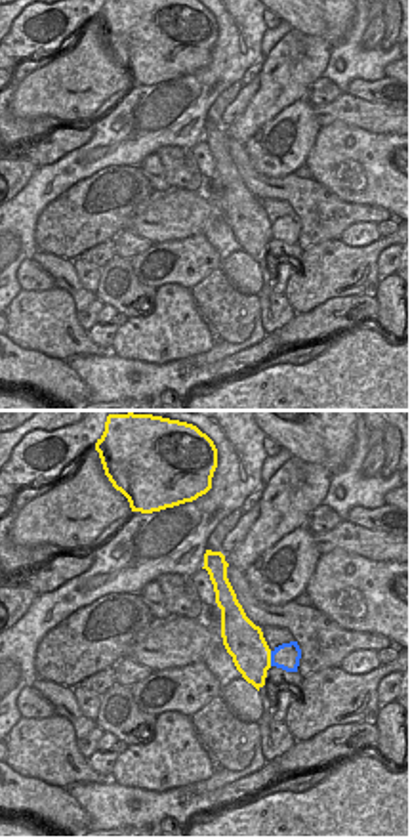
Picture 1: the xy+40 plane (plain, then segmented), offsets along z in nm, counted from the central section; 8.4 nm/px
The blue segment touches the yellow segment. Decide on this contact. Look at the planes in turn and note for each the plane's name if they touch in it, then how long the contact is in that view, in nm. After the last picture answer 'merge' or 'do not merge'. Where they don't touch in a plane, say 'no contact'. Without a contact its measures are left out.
meets blue in xy+40; contact 130 nm long

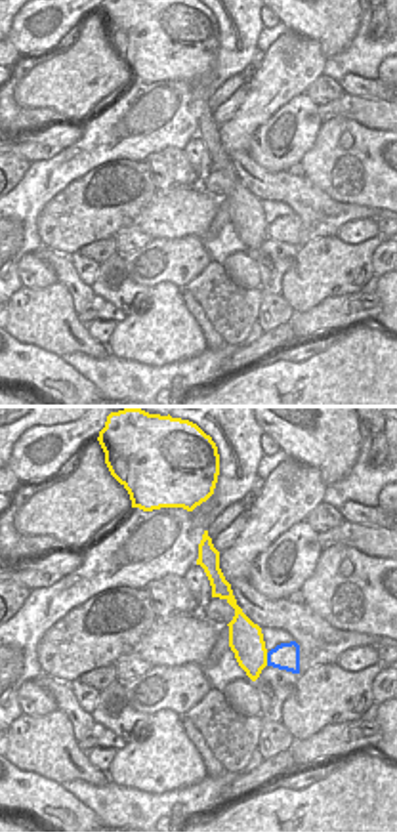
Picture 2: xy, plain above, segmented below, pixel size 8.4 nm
meets blue in xy; contact 110 nm long

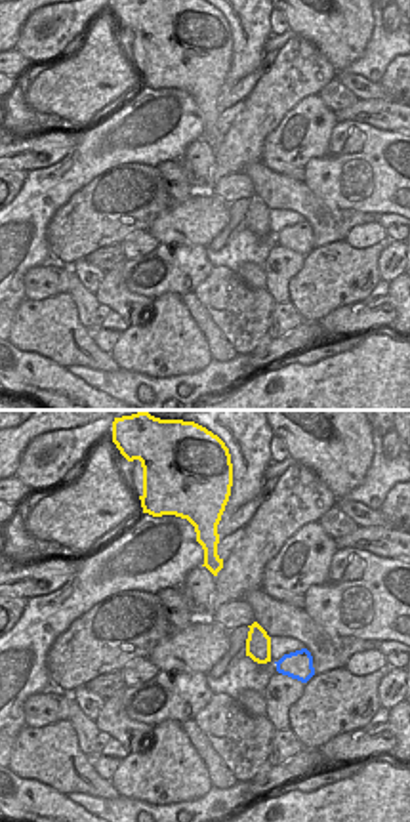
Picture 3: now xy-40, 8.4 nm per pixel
no contact

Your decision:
do not merge

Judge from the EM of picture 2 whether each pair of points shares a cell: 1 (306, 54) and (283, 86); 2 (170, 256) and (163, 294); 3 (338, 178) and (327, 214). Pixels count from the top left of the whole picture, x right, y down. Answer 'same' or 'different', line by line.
1: same
2: different
3: different

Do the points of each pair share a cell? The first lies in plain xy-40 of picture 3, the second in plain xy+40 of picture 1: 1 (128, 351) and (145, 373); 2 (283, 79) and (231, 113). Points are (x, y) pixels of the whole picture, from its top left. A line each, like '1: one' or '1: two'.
1: two
2: two

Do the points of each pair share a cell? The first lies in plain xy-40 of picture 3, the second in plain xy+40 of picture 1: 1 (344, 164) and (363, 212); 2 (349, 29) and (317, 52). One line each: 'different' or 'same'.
1: different
2: different

